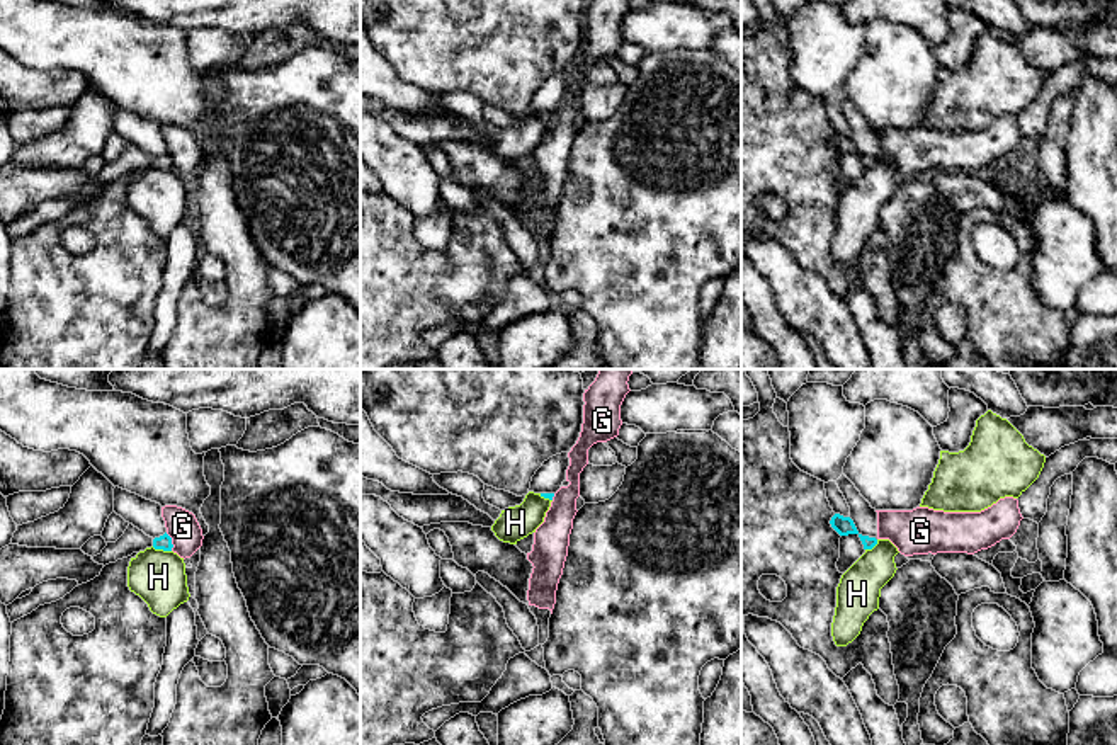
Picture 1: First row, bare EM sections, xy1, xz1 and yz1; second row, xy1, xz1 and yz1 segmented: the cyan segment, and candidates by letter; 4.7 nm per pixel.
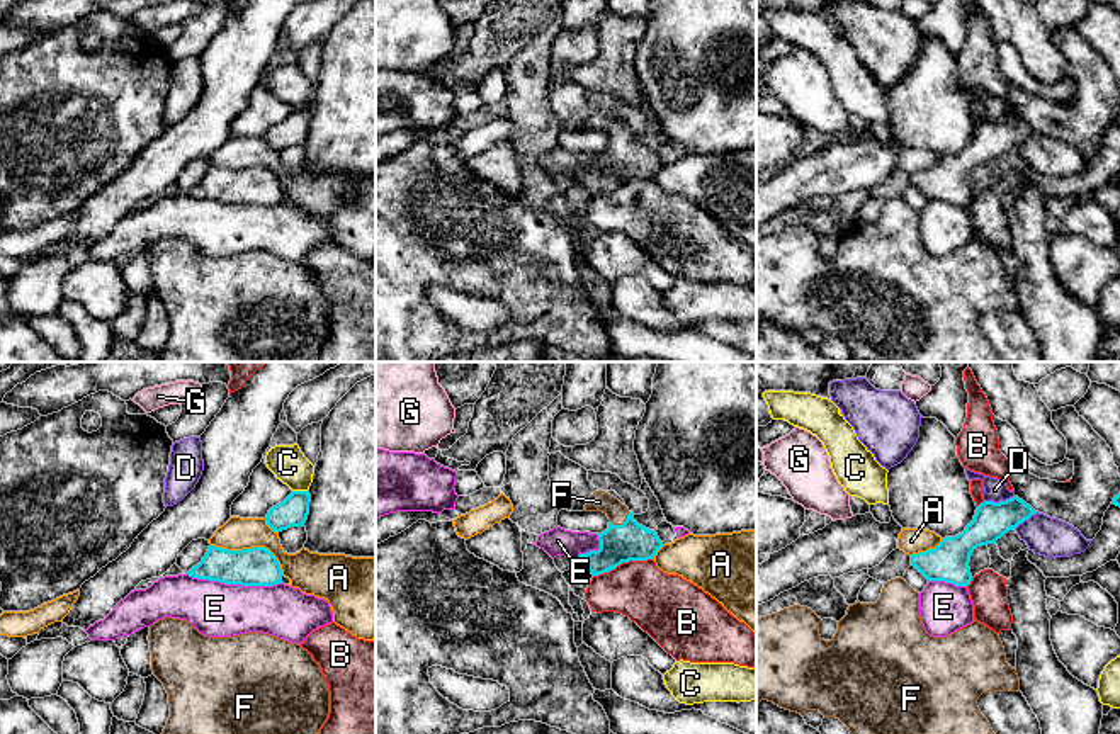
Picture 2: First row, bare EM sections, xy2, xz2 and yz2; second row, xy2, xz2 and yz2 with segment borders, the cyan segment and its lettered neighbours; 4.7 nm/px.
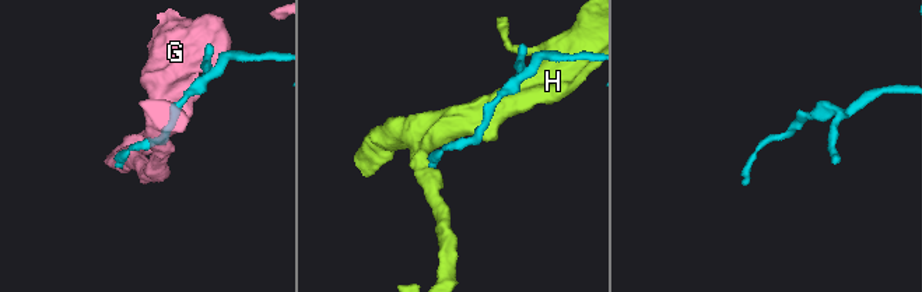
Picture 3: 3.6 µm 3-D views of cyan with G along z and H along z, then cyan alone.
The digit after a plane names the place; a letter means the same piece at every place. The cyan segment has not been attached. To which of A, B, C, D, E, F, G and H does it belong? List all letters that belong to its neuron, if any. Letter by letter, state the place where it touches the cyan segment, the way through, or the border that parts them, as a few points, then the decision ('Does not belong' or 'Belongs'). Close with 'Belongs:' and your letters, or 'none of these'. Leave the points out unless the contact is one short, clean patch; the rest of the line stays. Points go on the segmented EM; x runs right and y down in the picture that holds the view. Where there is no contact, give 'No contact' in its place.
A: Touches cyan at xy2 (252, 547). Does not belong
B: Touches cyan at xz2 (622, 561). Does not belong
C: Touches cyan at xy2 (299, 491). Does not belong
D: Touches cyan at yz2 (1000, 502). Does not belong
E: Touches cyan at xy2 (235, 583). Boundary: xy2 (187, 575), (197, 580), (242, 585), (281, 583). Does not belong
F: Touches cyan at xz2 (622, 524). Path across: xz2 (629, 541), (624, 536), (622, 524), (599, 502). Belongs
G: Touches cyan at xy1 (170, 541). Boundary: xy1 (165, 533), (170, 538), (172, 550). Does not belong
H: Touches cyan at xy1 (162, 548). Boundary: xy1 (152, 546), (170, 551). Does not belong
Belongs: F

